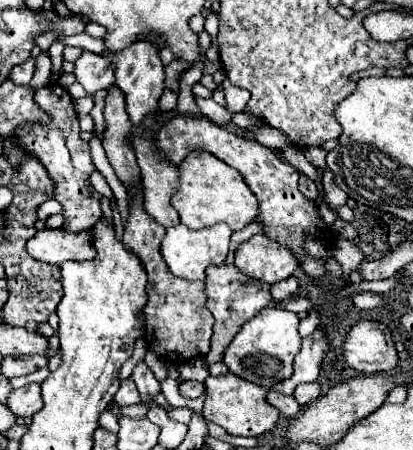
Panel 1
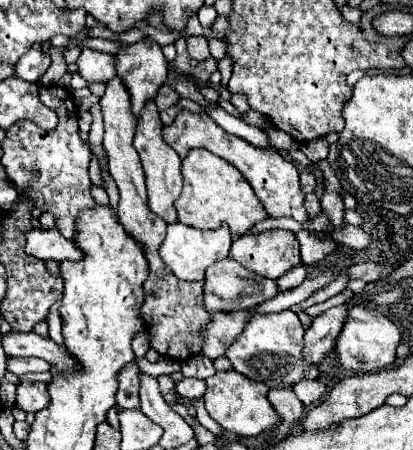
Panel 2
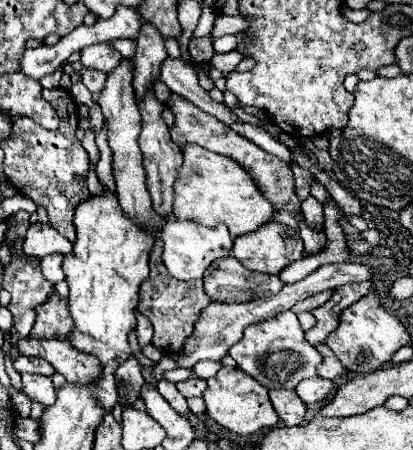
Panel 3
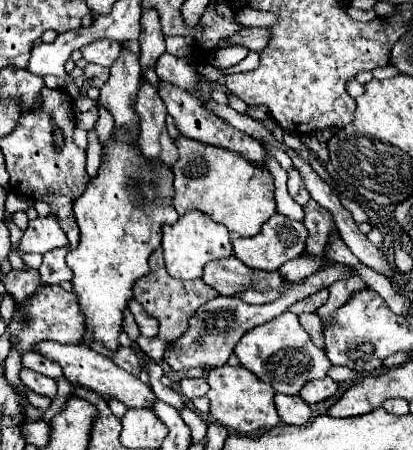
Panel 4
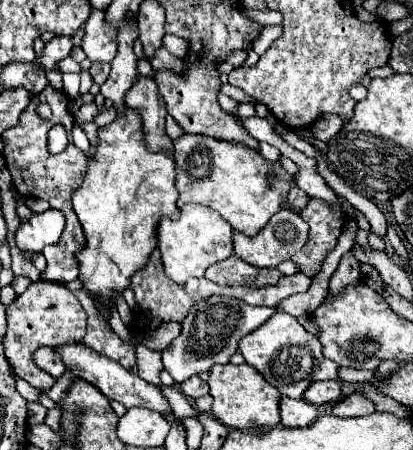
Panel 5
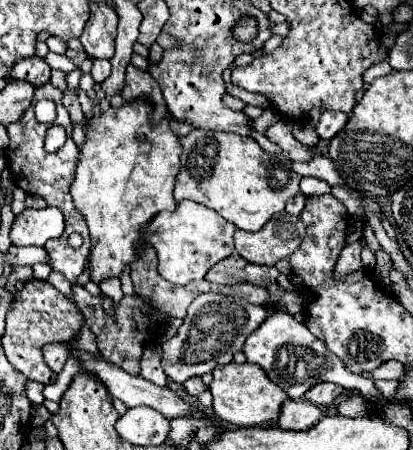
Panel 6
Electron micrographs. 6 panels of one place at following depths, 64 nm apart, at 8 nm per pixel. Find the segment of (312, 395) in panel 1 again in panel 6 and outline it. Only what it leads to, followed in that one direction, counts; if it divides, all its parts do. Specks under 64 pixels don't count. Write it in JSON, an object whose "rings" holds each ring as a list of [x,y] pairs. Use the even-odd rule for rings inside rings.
{"rings":[[[320,382],[316,386],[312,386],[304,398],[316,406],[324,406],[324,404],[332,404],[344,388],[340,388],[340,384],[332,384],[332,382]]]}

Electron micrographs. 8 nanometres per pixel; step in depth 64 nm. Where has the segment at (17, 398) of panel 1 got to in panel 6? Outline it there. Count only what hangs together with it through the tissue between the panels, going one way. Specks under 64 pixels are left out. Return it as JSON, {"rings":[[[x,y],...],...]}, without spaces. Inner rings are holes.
{"rings":[[[34,278],[28,280],[24,284],[24,290],[14,296],[12,308],[6,318],[6,334],[2,336],[2,346],[8,362],[12,362],[18,372],[28,376],[28,380],[50,384],[56,380],[56,374],[42,360],[42,346],[50,342],[70,342],[80,334],[82,326],[84,316],[78,310],[78,304],[56,290],[50,282]]]}

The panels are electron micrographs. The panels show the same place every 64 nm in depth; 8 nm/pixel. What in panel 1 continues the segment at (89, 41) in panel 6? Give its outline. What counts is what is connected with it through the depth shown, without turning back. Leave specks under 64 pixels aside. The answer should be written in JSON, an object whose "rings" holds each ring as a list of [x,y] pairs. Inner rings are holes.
{"rings":[[[82,52],[74,62],[74,76],[90,94],[96,94],[100,88],[108,88],[114,84],[114,68],[112,64],[94,52]]]}

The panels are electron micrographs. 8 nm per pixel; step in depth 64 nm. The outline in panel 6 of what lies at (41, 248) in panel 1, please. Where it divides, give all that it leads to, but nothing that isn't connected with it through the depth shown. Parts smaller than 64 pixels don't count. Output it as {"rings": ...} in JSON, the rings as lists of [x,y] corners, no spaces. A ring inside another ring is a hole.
{"rings":[[[26,208],[12,222],[10,240],[14,246],[44,246],[48,240],[62,236],[64,216],[58,208],[30,210]]]}

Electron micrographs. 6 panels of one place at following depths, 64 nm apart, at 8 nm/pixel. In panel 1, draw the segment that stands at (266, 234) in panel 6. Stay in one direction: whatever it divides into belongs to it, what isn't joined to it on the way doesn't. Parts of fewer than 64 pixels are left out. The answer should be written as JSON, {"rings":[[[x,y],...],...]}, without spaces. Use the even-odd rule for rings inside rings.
{"rings":[[[256,234],[244,242],[236,252],[234,264],[242,274],[266,284],[286,280],[298,268],[292,252],[288,252],[284,246],[280,248],[280,244],[272,242],[264,234]]]}

